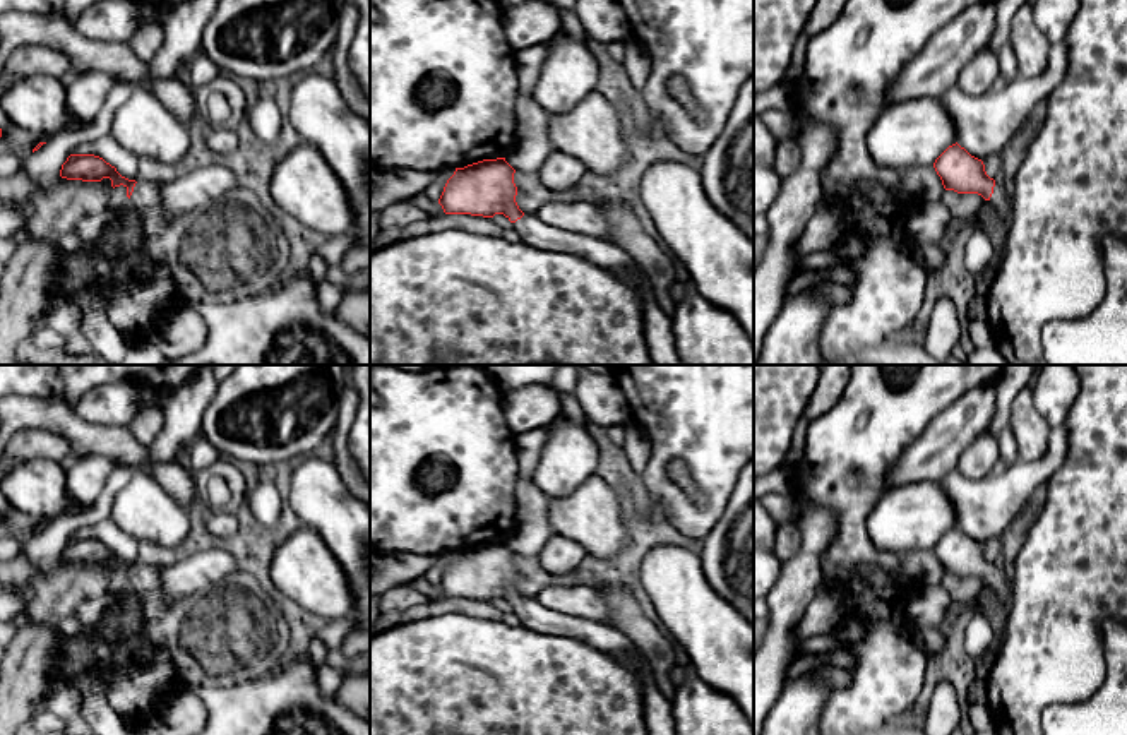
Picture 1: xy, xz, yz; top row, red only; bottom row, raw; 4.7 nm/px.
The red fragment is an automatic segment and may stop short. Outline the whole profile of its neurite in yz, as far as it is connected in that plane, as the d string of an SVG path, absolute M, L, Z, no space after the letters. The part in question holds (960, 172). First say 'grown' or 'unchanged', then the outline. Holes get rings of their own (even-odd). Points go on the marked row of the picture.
grown; M957 142L949 146L935 159L933 168L945 190L981 195L995 207L1000 221L1012 212L1012 206L1007 204L1004 185L990 178L983 161L971 156Z

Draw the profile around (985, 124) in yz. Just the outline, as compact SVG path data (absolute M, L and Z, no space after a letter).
M1067 43L1052 45L1046 69L1036 77L1017 75L999 93L969 96L954 86L939 99L952 117L956 142L971 156L985 159L1000 154L1019 132L1031 110L1046 101L1062 84L1067 70Z

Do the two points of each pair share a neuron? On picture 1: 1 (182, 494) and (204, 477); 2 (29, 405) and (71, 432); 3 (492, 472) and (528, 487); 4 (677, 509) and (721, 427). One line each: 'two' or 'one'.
1: two
2: one
3: two
4: one

